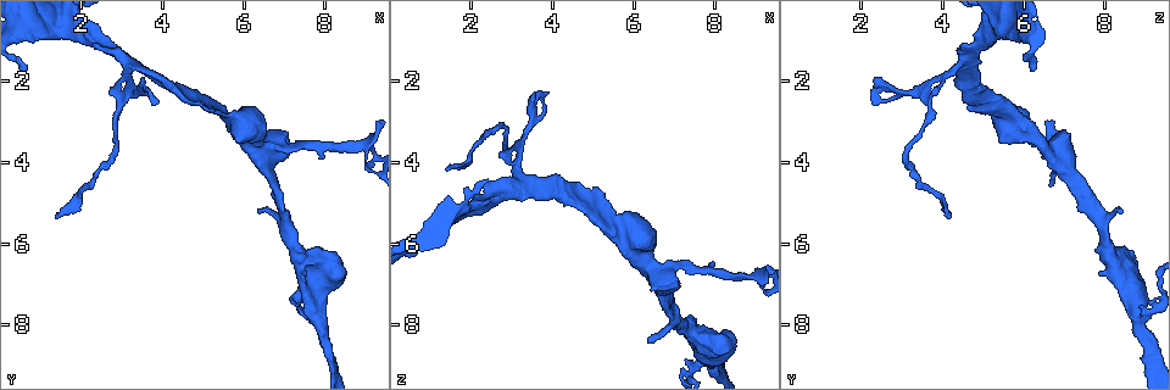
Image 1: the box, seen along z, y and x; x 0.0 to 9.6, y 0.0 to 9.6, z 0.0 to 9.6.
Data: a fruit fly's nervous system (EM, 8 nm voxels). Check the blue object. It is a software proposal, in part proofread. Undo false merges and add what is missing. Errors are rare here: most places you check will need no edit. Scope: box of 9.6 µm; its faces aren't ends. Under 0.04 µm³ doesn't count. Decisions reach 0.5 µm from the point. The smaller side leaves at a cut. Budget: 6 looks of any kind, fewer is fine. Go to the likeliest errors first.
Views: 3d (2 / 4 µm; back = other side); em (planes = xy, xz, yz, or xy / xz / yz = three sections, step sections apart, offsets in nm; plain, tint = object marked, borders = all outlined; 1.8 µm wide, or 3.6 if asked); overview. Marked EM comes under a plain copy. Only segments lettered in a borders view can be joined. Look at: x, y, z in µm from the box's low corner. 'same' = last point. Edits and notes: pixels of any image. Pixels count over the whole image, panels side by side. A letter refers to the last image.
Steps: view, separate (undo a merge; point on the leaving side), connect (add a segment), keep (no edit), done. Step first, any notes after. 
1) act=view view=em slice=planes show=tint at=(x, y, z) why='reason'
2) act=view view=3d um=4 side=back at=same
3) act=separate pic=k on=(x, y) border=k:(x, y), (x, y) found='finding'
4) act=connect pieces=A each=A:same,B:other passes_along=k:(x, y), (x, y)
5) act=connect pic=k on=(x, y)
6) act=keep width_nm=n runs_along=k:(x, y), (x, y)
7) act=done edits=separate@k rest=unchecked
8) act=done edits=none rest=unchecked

act=view view=3d um=4 at=(1.30, 0.75, 5.45) why='calibre changes'

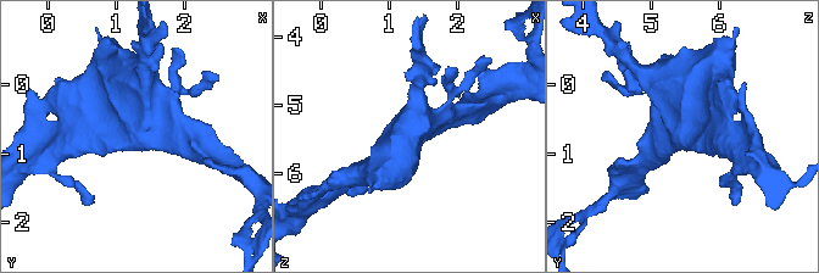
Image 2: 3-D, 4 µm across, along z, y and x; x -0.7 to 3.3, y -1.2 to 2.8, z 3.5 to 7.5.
act=view view=em um=3.6 slice=planes show=borders at=(1.35, 0.75, 5.50)

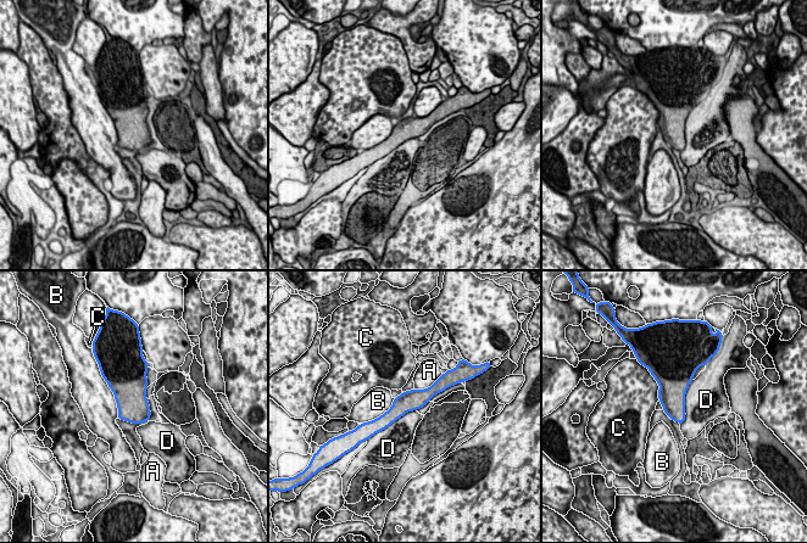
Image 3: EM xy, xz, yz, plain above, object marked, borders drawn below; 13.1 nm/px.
act=keep each=A:other,B:other,C:other,D:other border=3:(693, 380), (680, 424) found='one cell here'

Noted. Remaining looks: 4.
act=view view=em um=3.6 slice=planes show=tint at=(5.55, 2.85, 5.80) why='thick turns thin'

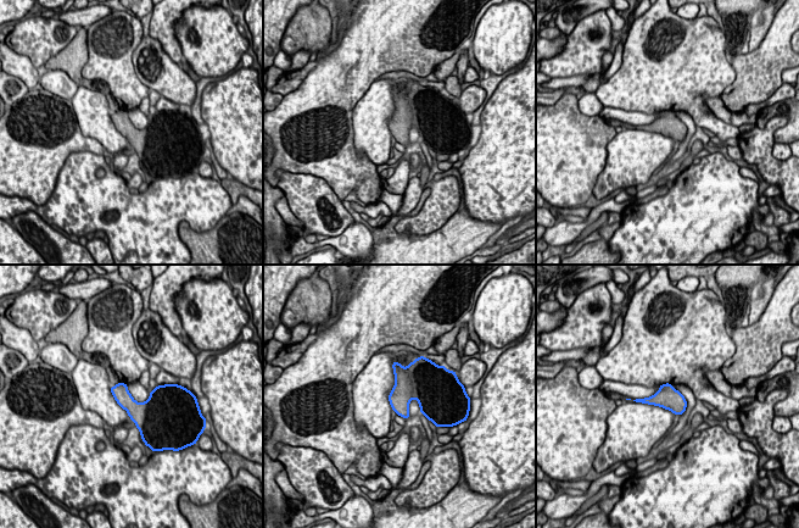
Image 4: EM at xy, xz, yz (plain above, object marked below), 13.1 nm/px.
act=view view=em um=3.6 slice=planes show=borders at=same

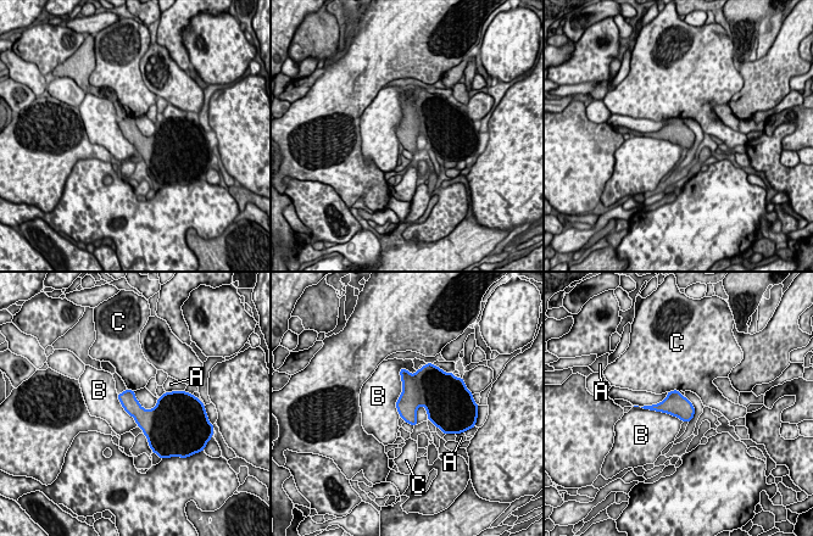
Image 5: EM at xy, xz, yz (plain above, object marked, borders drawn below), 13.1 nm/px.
act=keep each=A:other,B:other,C:other border=5:(405, 367), (400, 370), (399, 416) found='all the same cell'

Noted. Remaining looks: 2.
act=view view=3d um=4 at=(3.85, 2.55, 2.45) why='free end'

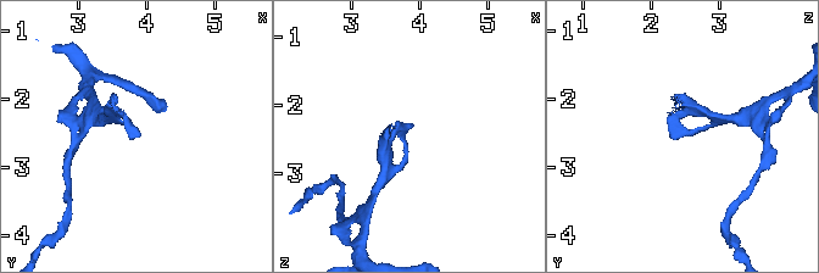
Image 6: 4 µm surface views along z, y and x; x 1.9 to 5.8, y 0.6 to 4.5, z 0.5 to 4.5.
act=view view=em slice=planes show=borders at=(3.85, 2.55, 2.45) why='shape alone is not enough'

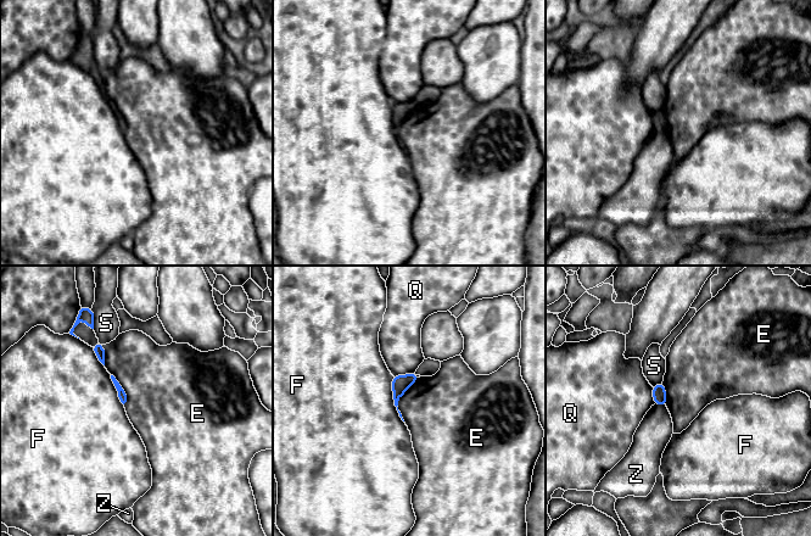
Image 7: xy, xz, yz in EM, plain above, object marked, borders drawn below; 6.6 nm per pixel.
act=keep each=E:other,F:other,Q:other,S:other,Z:other border=7:(420, 377), (398, 401), (403, 420) found='none of them fits'

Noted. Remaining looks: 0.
act=done edits=none rest=unchecked

